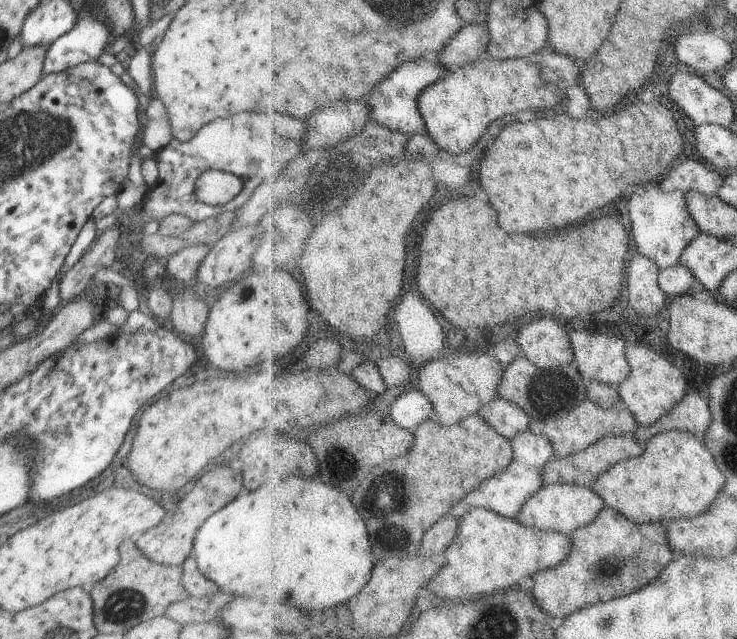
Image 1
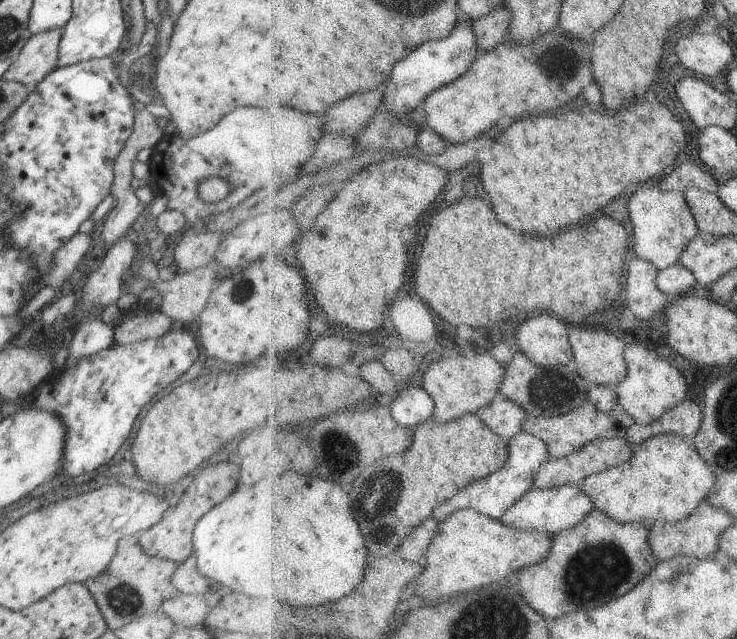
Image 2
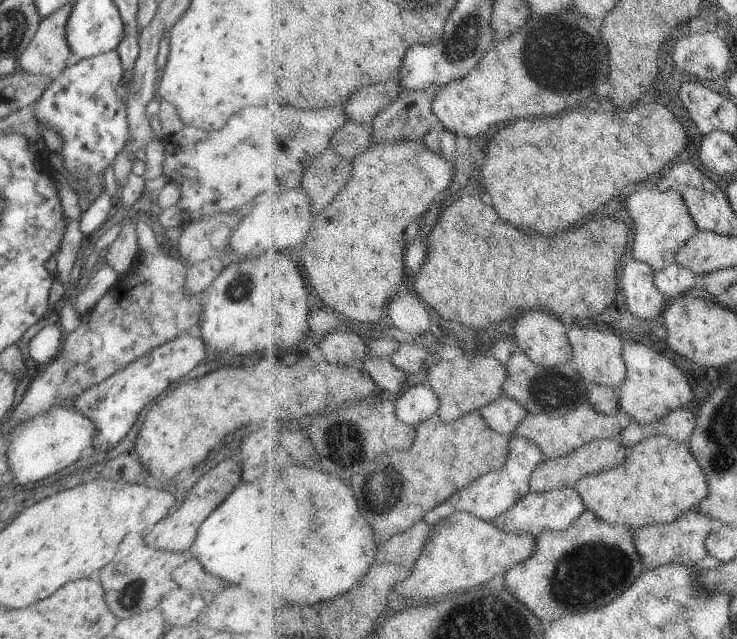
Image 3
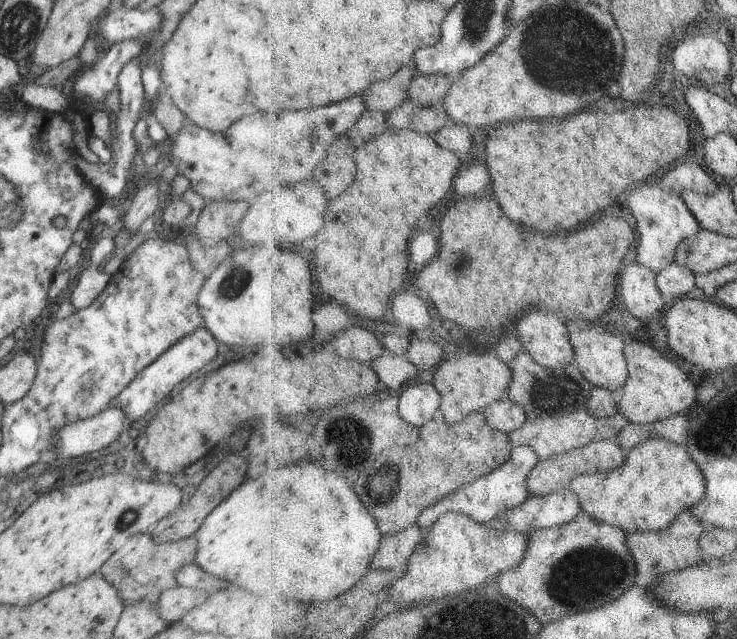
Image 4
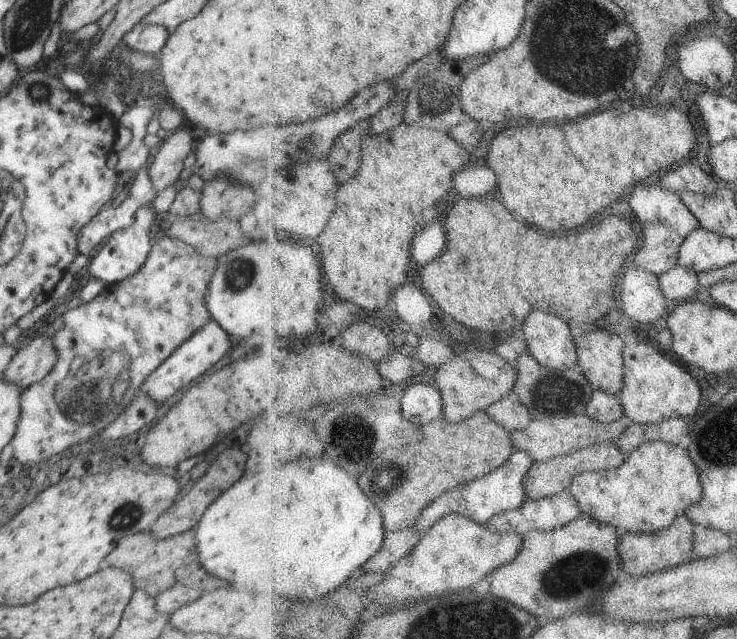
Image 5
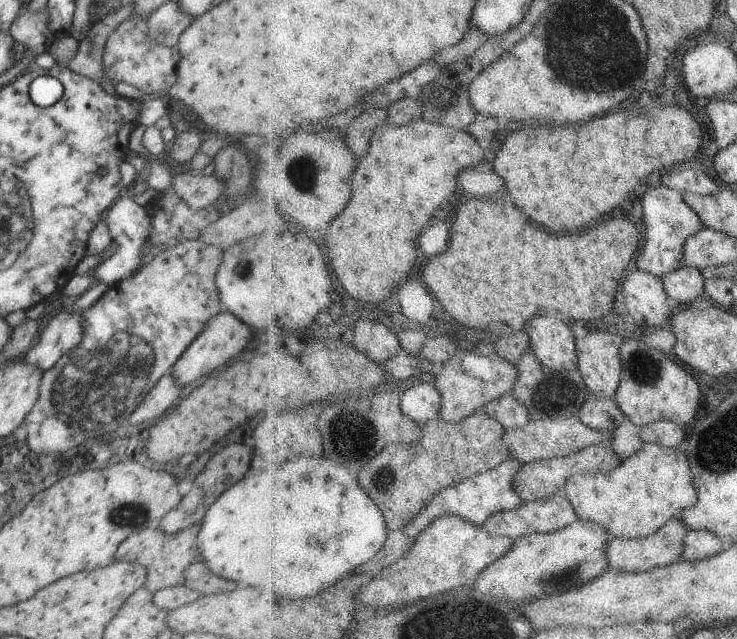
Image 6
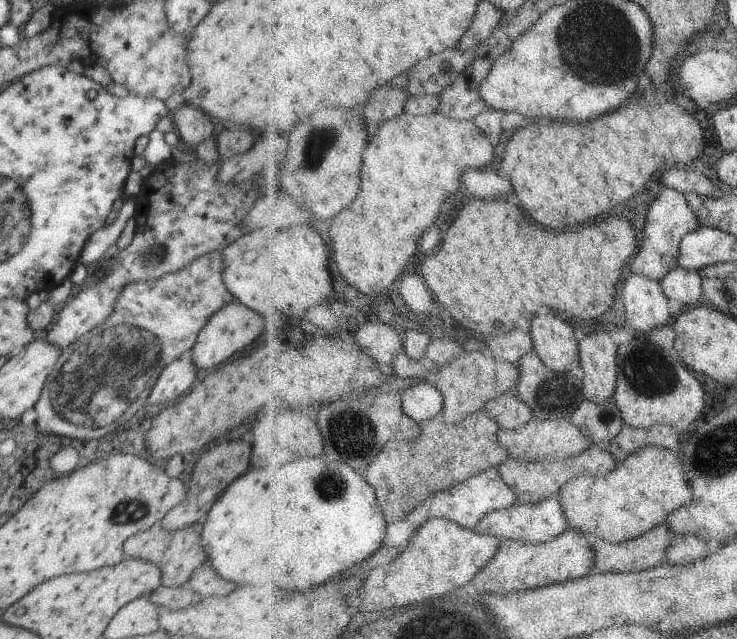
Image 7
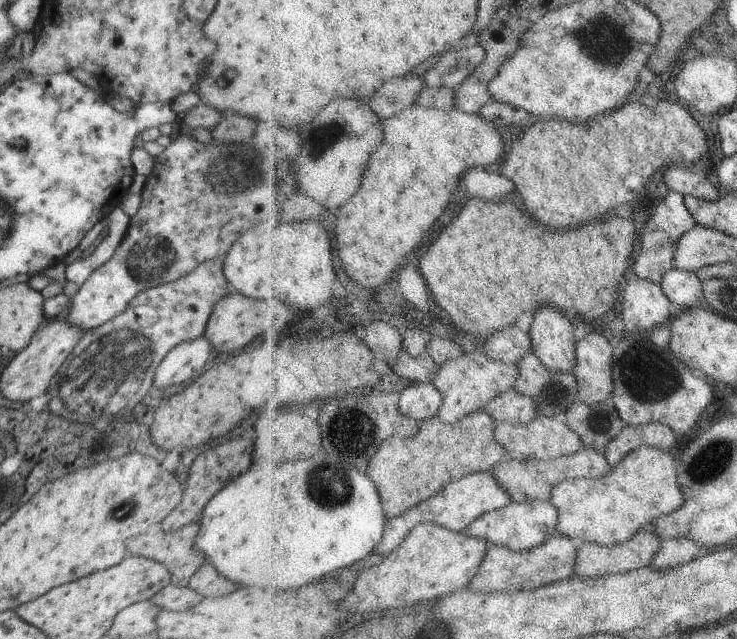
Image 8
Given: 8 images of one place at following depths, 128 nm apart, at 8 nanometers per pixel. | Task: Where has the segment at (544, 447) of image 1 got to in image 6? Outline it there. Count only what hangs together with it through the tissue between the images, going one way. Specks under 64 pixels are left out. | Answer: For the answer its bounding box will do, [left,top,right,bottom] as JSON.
[404,456,526,540]

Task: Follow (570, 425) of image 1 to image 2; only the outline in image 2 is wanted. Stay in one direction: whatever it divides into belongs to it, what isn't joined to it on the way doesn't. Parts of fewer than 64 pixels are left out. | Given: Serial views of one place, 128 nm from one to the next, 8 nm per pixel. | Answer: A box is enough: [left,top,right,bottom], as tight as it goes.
[524,401,636,461]

